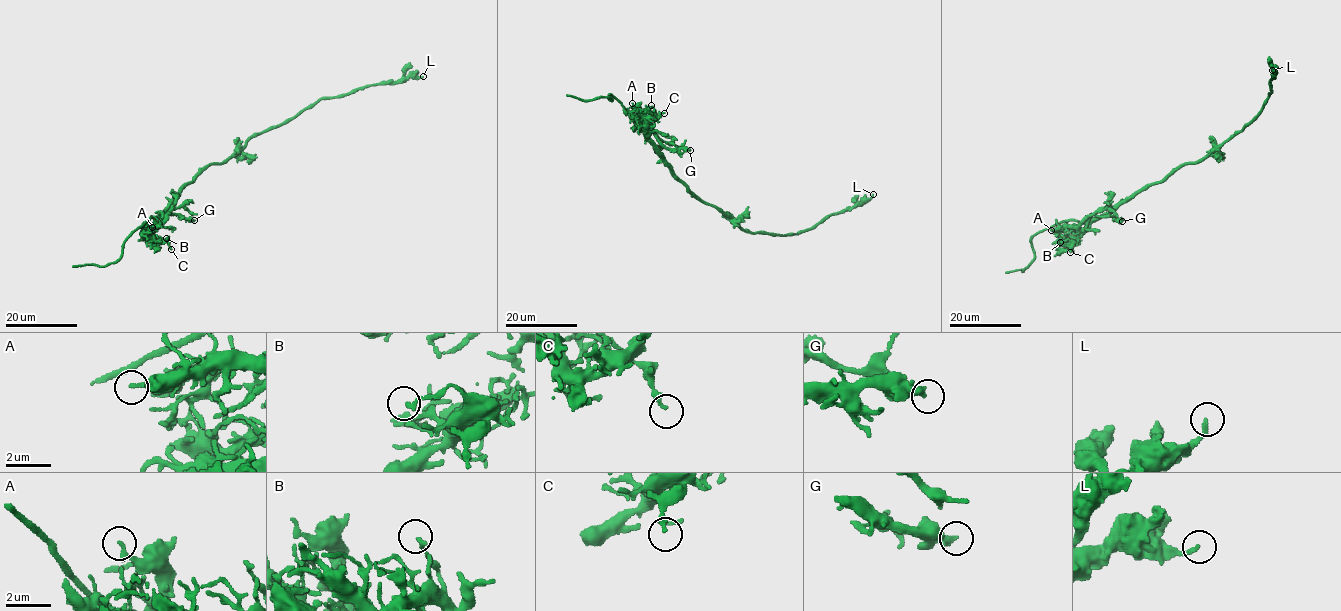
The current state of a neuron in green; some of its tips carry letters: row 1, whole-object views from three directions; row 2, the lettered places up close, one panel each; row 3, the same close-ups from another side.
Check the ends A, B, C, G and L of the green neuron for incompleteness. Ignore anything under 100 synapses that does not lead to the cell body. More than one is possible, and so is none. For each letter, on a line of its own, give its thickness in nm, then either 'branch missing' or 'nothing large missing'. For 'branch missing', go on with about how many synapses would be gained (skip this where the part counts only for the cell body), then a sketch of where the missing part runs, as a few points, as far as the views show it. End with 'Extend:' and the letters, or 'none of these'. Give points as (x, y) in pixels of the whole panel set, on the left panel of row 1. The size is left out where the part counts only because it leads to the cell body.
A: calibre 200 nm; nothing large missing
B: calibre 180 nm; nothing large missing
C: calibre 240 nm; nothing large missing
G: calibre 320 nm; nothing large missing
L: calibre 200 nm; nothing large missing
Extend: none of these

